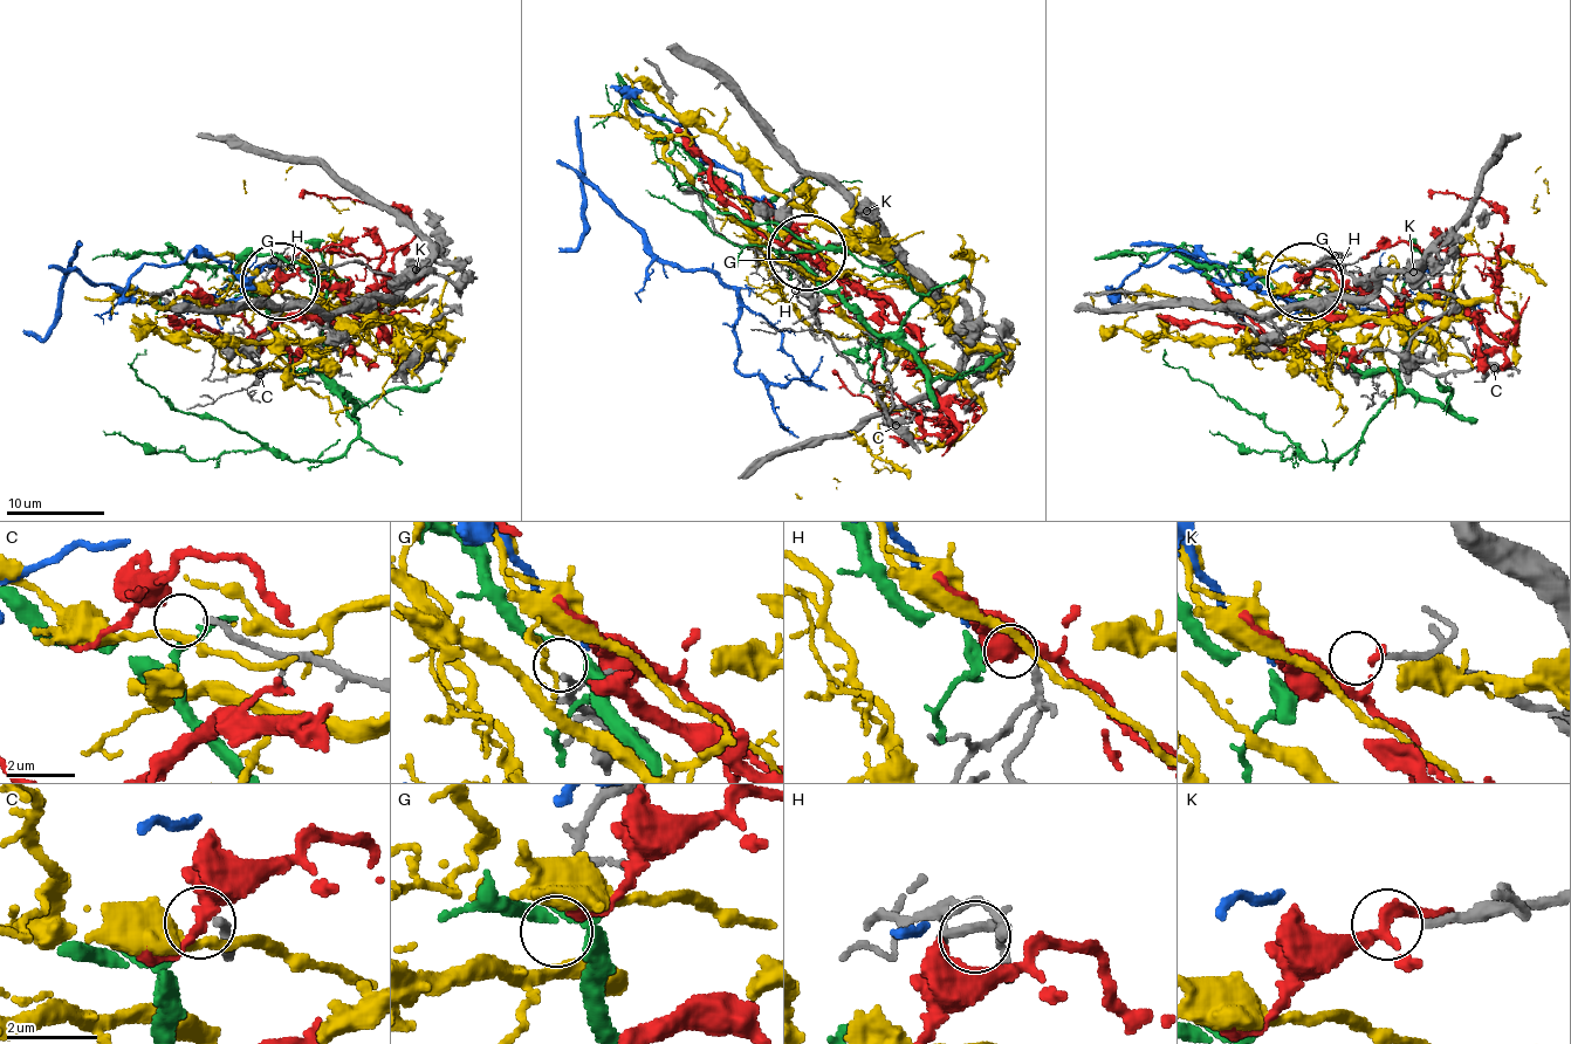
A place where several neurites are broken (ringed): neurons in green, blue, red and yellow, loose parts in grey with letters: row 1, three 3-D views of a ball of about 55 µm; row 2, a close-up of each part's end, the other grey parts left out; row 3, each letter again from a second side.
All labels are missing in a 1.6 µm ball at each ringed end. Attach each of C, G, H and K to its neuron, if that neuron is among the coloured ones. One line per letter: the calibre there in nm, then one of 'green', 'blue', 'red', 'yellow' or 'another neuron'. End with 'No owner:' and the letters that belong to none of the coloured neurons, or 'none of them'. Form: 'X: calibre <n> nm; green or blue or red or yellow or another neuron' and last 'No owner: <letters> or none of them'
C: calibre 180 nm; another neuron
G: calibre 110 nm; another neuron
H: calibre 190 nm; another neuron
K: calibre 190 nm; another neuron
No owner: C, G, H, K

